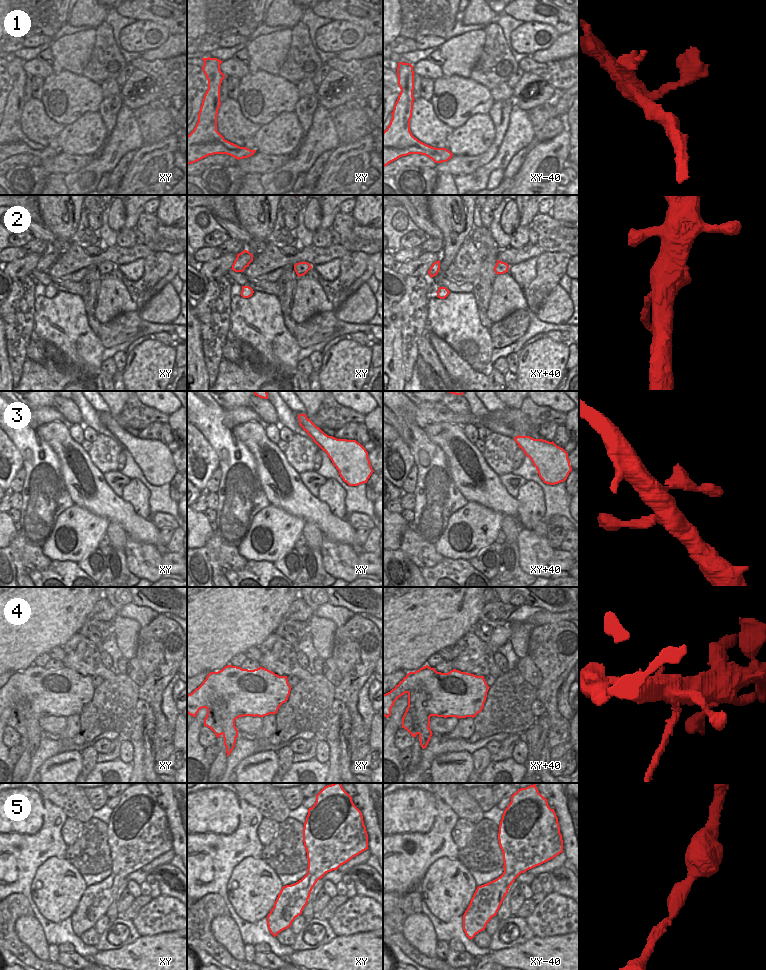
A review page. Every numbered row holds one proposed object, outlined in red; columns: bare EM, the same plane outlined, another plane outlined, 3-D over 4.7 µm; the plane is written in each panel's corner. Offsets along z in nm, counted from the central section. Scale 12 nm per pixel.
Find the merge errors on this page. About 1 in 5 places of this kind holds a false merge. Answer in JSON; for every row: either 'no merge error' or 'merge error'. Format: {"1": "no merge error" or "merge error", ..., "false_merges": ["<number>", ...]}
{"1": "no merge error", "2": "no merge error", "3": "no merge error", "4": "merge error", "5": "no merge error", "false_merges": ["4"]}

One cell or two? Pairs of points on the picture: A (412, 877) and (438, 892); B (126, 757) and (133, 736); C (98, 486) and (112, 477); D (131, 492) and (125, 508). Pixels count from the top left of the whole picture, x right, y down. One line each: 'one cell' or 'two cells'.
A: two cells
B: two cells
C: two cells
D: two cells

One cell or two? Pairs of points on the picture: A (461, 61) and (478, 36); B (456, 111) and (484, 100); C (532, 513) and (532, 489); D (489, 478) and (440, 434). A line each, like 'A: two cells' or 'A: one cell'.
A: one cell
B: one cell
C: one cell
D: one cell

